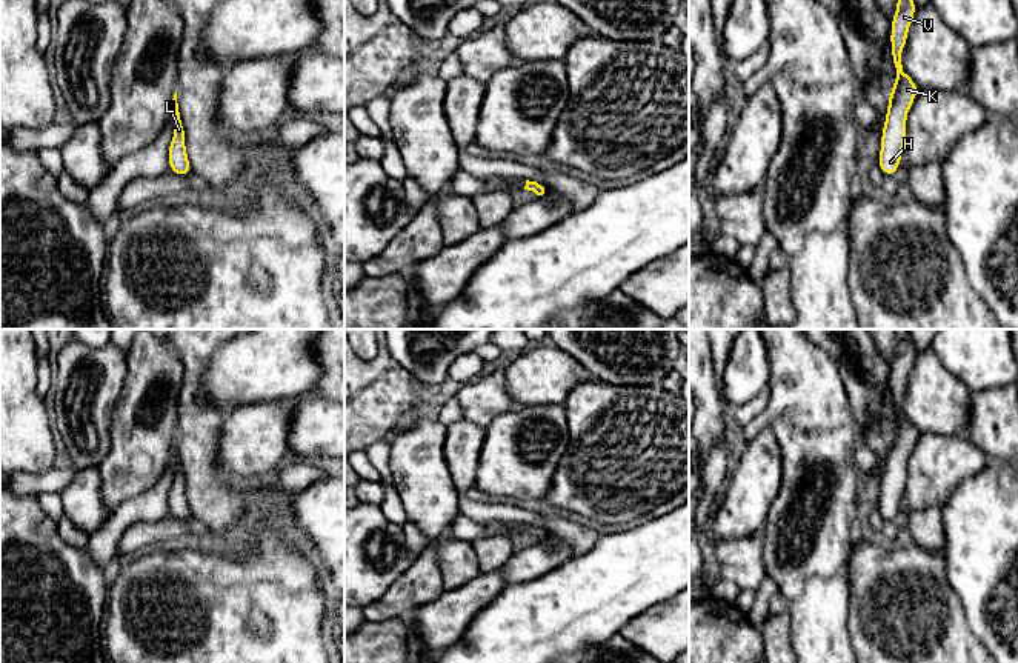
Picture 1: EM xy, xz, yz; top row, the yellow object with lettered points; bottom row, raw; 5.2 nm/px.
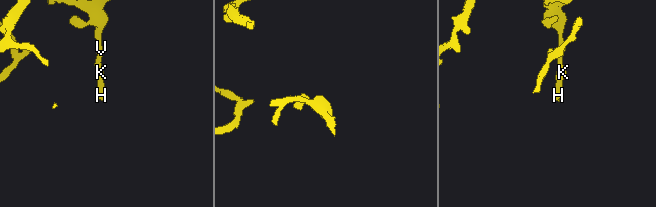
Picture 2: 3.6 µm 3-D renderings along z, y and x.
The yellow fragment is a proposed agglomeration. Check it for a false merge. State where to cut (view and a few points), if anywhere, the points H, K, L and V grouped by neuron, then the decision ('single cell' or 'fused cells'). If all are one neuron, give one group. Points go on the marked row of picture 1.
cut none; groups H K L V; single cell

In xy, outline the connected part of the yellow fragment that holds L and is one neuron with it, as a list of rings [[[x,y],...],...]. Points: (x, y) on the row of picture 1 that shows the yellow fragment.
[[[177,91],[171,102],[171,114],[175,115],[177,125],[175,125],[174,135],[168,148],[169,169],[175,175],[181,175],[181,177],[191,175],[194,171],[188,160],[186,145],[185,145],[185,131],[181,126],[178,103],[177,103]]]

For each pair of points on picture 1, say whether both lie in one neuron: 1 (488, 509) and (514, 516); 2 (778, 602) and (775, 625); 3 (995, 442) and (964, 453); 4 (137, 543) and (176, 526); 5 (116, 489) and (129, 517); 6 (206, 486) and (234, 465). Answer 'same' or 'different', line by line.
1: same
2: different
3: different
4: same
5: different
6: different

